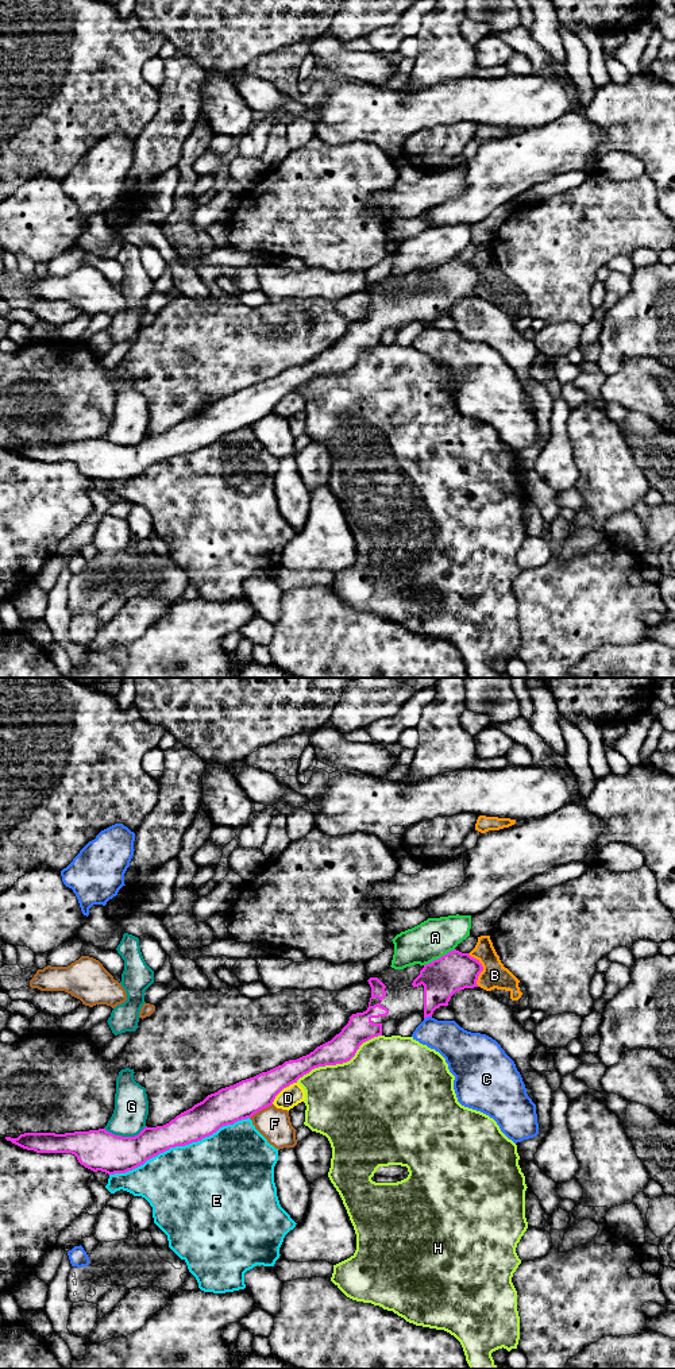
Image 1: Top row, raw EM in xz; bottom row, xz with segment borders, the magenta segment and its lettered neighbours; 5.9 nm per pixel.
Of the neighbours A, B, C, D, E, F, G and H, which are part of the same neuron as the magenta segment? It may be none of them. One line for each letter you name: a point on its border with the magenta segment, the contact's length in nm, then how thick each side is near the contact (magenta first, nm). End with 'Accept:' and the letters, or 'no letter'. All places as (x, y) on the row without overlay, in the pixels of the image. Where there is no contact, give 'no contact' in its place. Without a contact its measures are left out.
Accept: no letter

